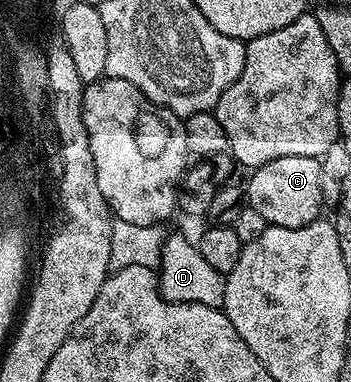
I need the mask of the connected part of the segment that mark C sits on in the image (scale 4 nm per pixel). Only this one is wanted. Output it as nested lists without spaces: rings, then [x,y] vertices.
[[[276,158],[273,162],[265,162],[265,166],[254,169],[245,183],[246,207],[257,210],[265,218],[268,226],[273,228],[300,228],[309,226],[320,219],[322,208],[325,208],[323,191],[321,190],[321,166],[316,158]]]

